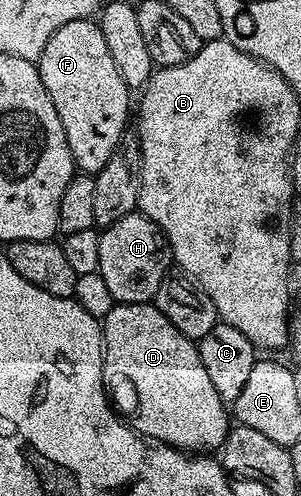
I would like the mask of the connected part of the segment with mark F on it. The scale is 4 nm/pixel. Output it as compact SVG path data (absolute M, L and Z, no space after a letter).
M94 19L66 22L49 42L45 42L37 67L57 110L57 118L61 118L76 169L83 174L99 172L128 129L129 89L121 74L117 74L117 66L113 66L113 57L109 54L109 46L105 46L98 23Z

